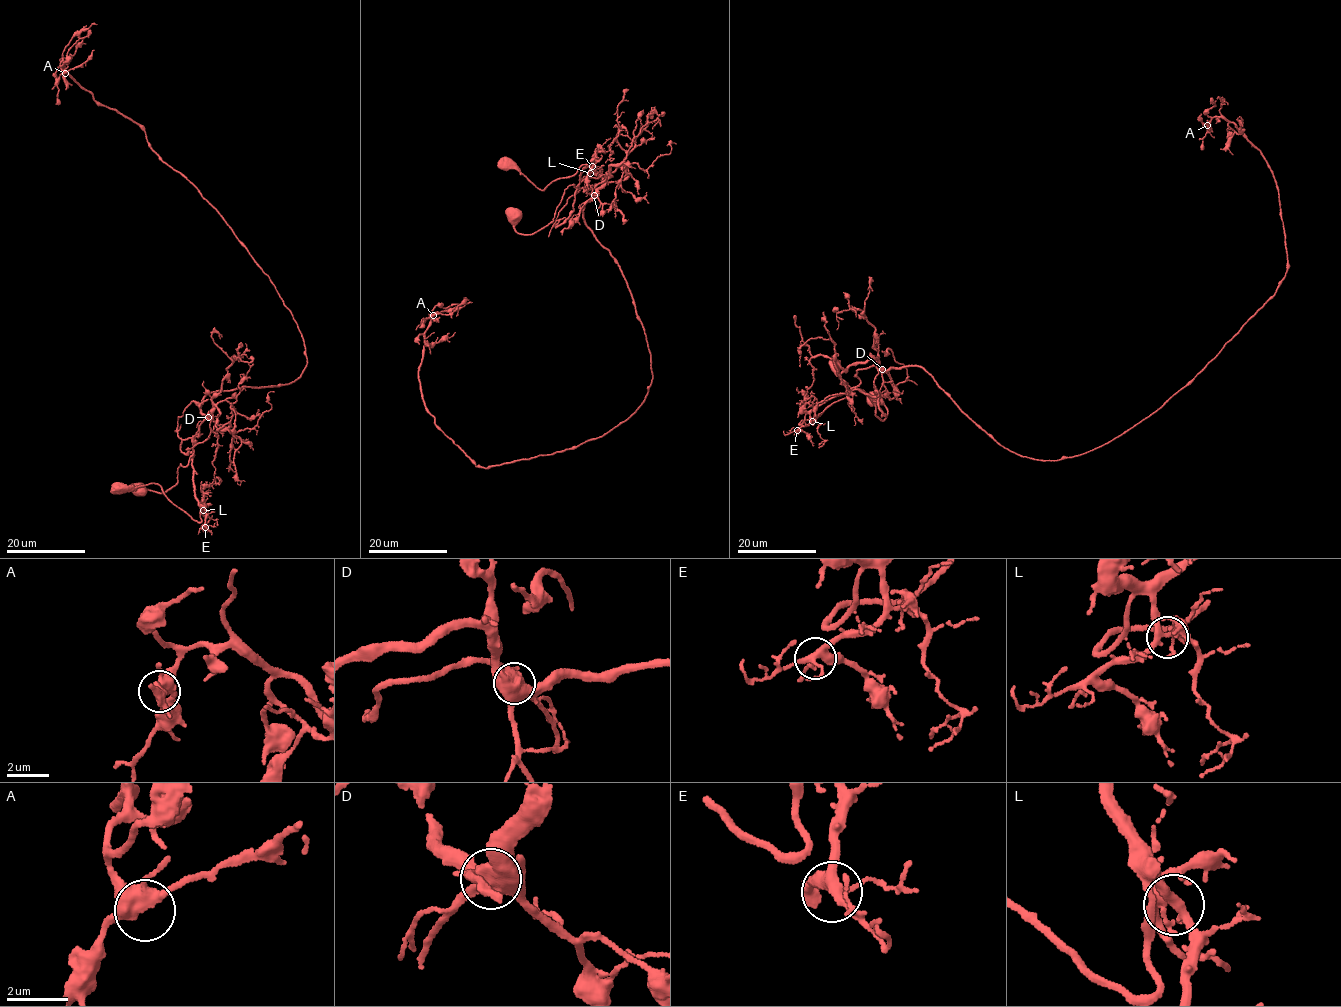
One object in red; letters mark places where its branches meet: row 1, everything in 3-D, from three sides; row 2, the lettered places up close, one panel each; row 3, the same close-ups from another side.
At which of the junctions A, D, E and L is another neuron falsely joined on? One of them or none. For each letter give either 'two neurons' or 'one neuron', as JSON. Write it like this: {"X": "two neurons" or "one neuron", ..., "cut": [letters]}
{"A": "one neuron", "D": "two neurons", "E": "one neuron", "L": "one neuron", "cut": ["D"]}

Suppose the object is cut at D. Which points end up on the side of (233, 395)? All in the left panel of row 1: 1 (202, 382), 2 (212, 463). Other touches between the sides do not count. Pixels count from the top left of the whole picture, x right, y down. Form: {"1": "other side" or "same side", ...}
{"1": "same side", "2": "same side"}

